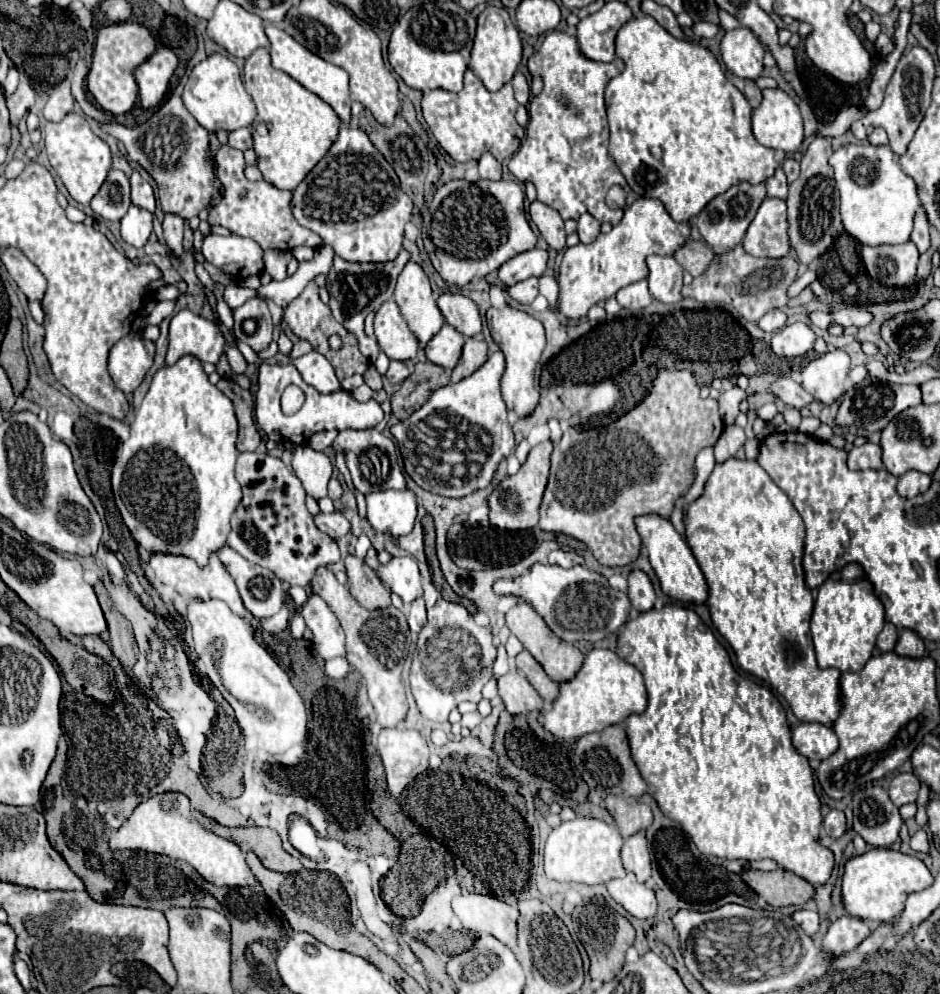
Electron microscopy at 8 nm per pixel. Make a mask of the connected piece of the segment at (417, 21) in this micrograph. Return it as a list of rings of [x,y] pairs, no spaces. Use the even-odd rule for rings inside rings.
[[[425,1],[409,9],[393,27],[387,59],[393,71],[411,87],[419,91],[445,89],[461,91],[463,75],[467,71],[471,45],[475,37],[475,17],[455,1]],[[433,37],[433,39],[411,39]]]

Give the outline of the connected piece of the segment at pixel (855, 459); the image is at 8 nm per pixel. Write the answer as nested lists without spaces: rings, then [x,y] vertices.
[[[865,443],[861,447],[853,447],[847,455],[849,469],[881,469],[881,447],[873,443]]]

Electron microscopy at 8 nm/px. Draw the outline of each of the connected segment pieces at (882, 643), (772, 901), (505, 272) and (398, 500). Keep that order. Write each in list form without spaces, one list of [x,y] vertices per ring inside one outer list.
[[[885,623],[885,627],[883,627],[883,631],[879,633],[879,637],[877,637],[877,647],[881,649],[881,651],[893,651],[893,647],[895,647],[895,643],[897,643],[897,637],[899,637],[899,631],[897,631],[897,627],[895,625],[891,625],[891,623]]]
[[[749,869],[741,873],[741,879],[773,907],[789,907],[789,905],[801,907],[815,893],[813,885],[783,869],[775,869],[769,873]]]
[[[535,247],[527,253],[521,253],[519,257],[513,257],[511,261],[503,263],[499,267],[499,279],[505,287],[511,287],[529,277],[541,277],[545,267],[547,267],[547,251]]]
[[[381,491],[367,495],[367,519],[377,533],[389,533],[391,537],[403,537],[413,531],[417,517],[415,493],[403,491]]]

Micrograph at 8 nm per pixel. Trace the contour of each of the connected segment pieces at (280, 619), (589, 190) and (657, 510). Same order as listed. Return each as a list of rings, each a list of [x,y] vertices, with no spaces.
[[[285,605],[277,615],[265,617],[265,619],[255,619],[255,621],[259,621],[263,631],[267,631],[269,635],[277,635],[287,627],[287,619],[289,619],[289,611],[287,611],[287,605]]]
[[[551,31],[541,49],[529,57],[527,69],[531,77],[543,79],[543,91],[531,99],[529,103],[529,127],[527,127],[527,141],[521,143],[519,151],[509,161],[509,171],[523,181],[525,185],[531,181],[537,189],[537,199],[553,209],[559,211],[559,215],[567,219],[579,219],[583,213],[593,215],[601,223],[617,225],[623,217],[623,209],[609,209],[605,205],[605,195],[613,185],[625,187],[625,177],[621,175],[619,167],[609,159],[607,155],[607,143],[609,143],[609,125],[607,125],[607,113],[605,113],[605,101],[603,93],[607,83],[623,71],[623,61],[615,59],[611,63],[597,63],[579,53],[577,39],[563,31]]]
[[[667,369],[659,371],[659,375],[653,381],[653,387],[651,387],[649,395],[635,409],[631,409],[627,415],[623,415],[615,423],[611,423],[611,425],[607,425],[603,429],[579,429],[589,419],[590,417],[586,416],[576,416],[574,424],[569,428],[569,431],[565,431],[563,439],[555,445],[555,451],[551,455],[551,475],[549,475],[549,483],[547,483],[547,489],[545,489],[543,503],[541,503],[541,521],[539,521],[539,527],[543,531],[565,533],[565,535],[569,535],[569,537],[585,543],[587,549],[595,555],[595,559],[601,565],[623,567],[623,565],[633,563],[639,557],[639,549],[641,549],[641,537],[639,537],[637,527],[635,527],[635,517],[637,515],[659,515],[659,517],[665,517],[665,519],[671,517],[677,499],[681,495],[685,495],[689,491],[689,487],[693,485],[693,481],[695,481],[695,457],[697,457],[697,453],[703,447],[715,447],[715,443],[717,443],[717,439],[719,439],[719,435],[723,431],[723,421],[721,421],[719,411],[717,411],[717,401],[713,401],[711,397],[707,397],[707,399],[699,397],[699,387],[695,383],[693,373],[689,373],[689,371],[667,371]]]

